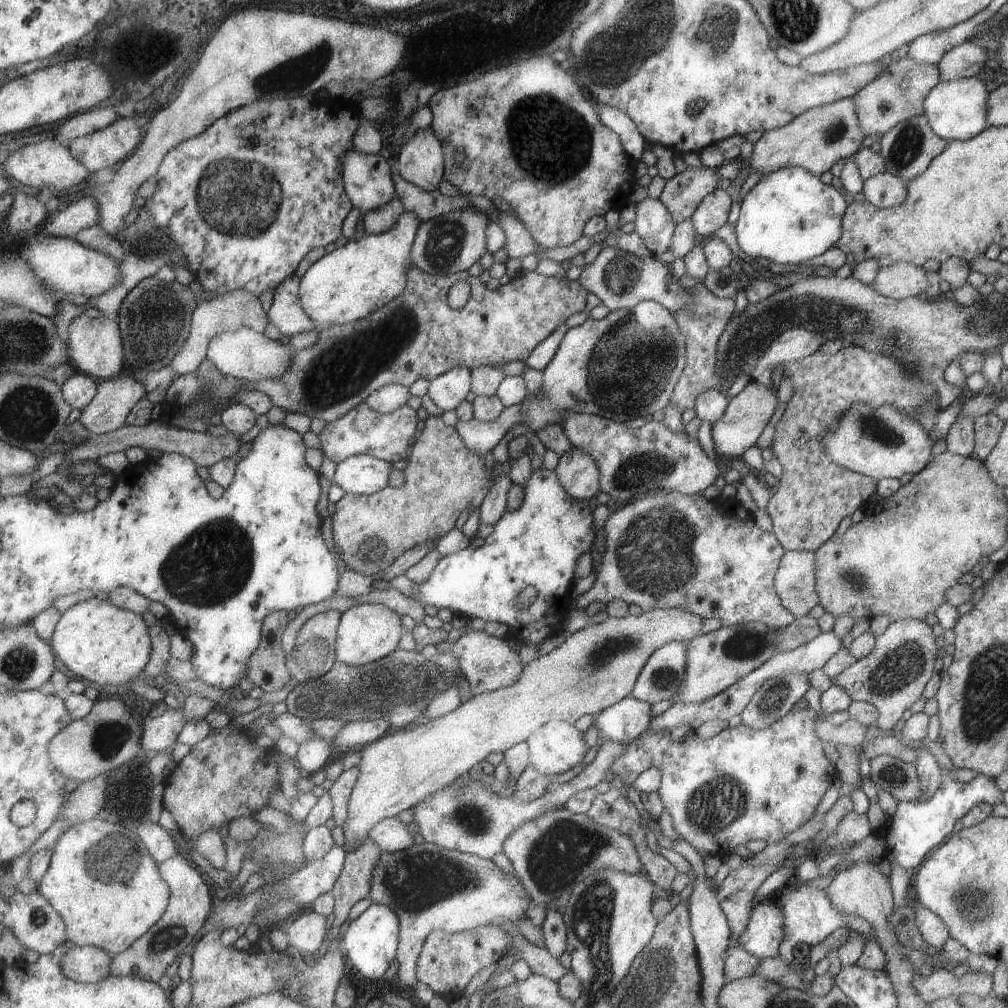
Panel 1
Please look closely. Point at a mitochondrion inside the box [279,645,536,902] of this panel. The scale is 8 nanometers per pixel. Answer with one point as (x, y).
(378, 689)

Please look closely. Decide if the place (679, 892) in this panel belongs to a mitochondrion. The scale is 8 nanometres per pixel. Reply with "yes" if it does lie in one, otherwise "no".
no

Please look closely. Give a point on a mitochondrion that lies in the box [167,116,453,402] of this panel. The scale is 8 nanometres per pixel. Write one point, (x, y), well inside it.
(240, 197)

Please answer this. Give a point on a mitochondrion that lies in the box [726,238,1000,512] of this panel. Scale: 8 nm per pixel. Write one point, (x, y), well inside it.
(889, 377)

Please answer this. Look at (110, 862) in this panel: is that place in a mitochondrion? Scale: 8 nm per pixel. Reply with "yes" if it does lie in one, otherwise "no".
yes

